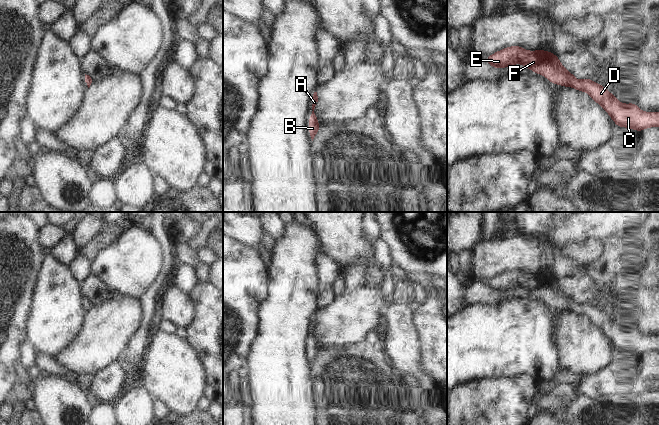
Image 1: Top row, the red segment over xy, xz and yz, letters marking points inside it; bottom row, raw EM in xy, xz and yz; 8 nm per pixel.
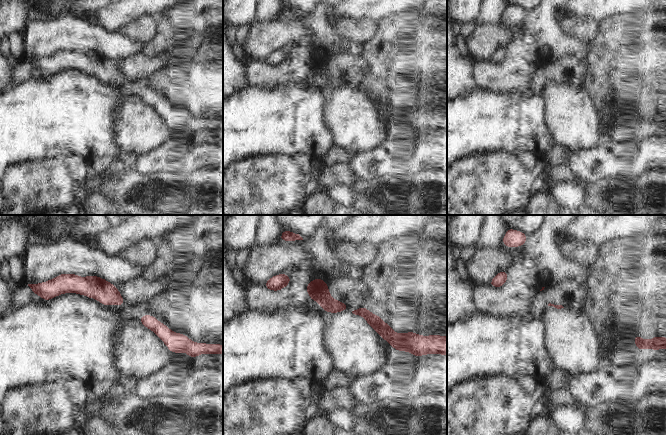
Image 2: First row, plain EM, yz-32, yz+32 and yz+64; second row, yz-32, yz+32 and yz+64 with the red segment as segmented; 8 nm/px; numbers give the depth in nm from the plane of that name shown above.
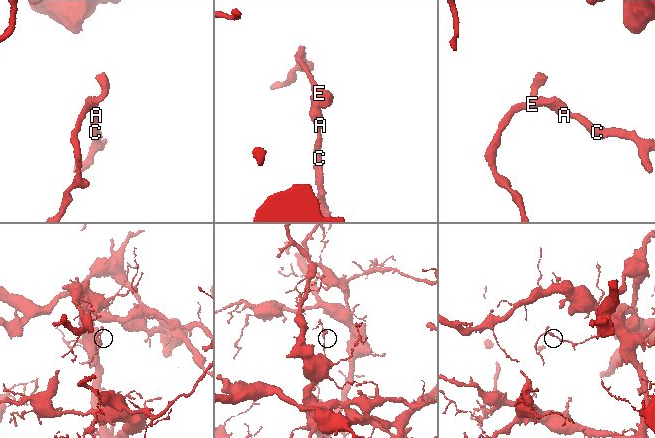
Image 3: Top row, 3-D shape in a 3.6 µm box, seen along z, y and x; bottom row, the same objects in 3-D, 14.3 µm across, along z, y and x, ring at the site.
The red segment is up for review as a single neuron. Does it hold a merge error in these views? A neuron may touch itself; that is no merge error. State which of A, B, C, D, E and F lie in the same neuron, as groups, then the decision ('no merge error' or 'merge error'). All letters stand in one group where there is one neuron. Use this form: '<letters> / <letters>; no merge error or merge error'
A B C D E F; no merge error

